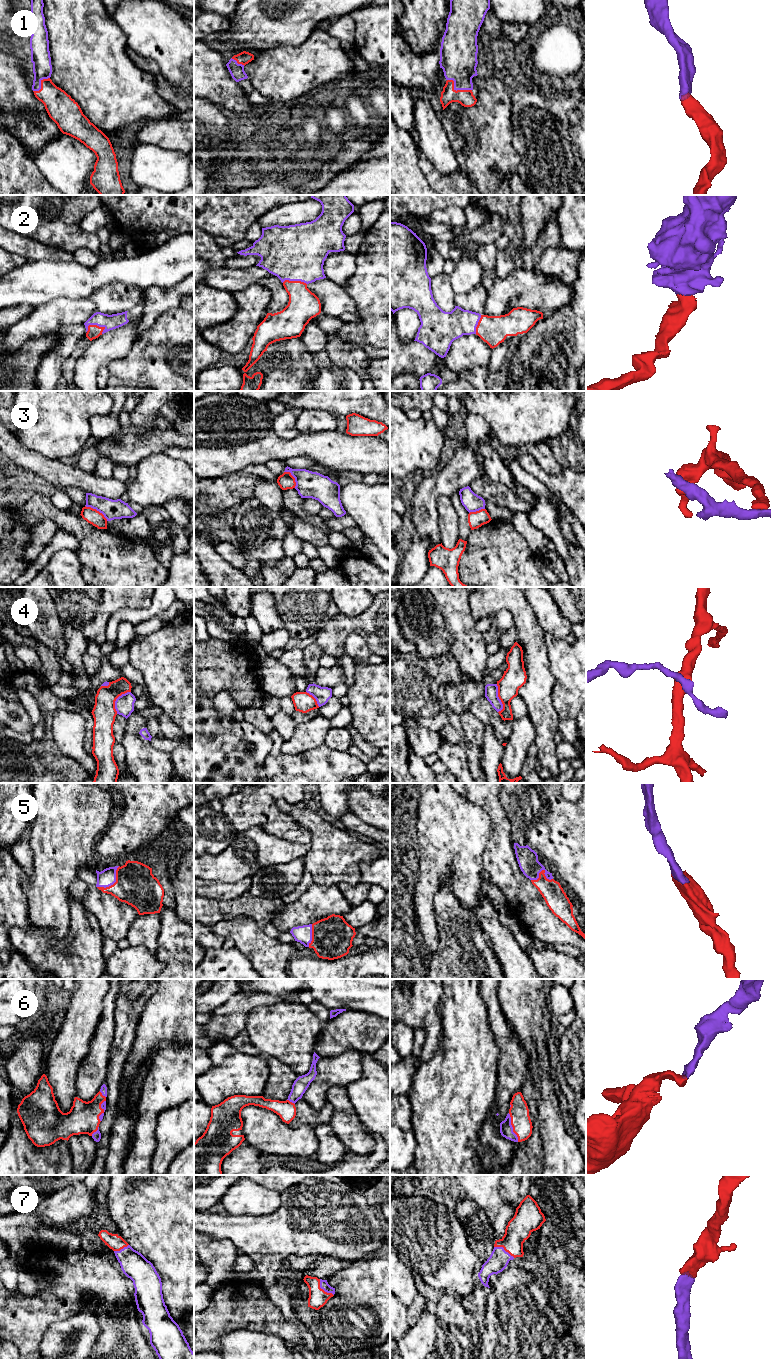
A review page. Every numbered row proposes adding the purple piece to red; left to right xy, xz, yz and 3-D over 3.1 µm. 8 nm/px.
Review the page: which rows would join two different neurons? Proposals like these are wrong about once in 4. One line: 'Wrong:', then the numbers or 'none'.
Wrong: 3, 4

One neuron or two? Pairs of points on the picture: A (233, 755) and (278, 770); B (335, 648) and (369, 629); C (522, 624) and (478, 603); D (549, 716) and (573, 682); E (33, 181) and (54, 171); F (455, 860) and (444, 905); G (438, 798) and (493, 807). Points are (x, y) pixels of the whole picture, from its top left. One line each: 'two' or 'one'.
A: two
B: one
C: one
D: two
E: two
F: two
G: two

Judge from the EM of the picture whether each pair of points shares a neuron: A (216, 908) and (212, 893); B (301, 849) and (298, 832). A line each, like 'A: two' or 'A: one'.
A: two
B: two

